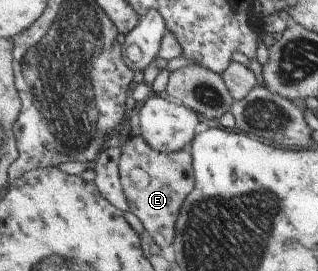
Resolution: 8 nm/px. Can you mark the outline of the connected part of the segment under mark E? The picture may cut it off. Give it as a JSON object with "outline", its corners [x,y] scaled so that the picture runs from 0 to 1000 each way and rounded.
{"outline":[[[440,491],[415,494],[406,520],[381,539],[387,572],[374,638],[406,779],[440,812],[456,856],[506,919],[544,908],[560,801],[585,734],[613,697],[604,565],[509,561],[481,550]]]}

